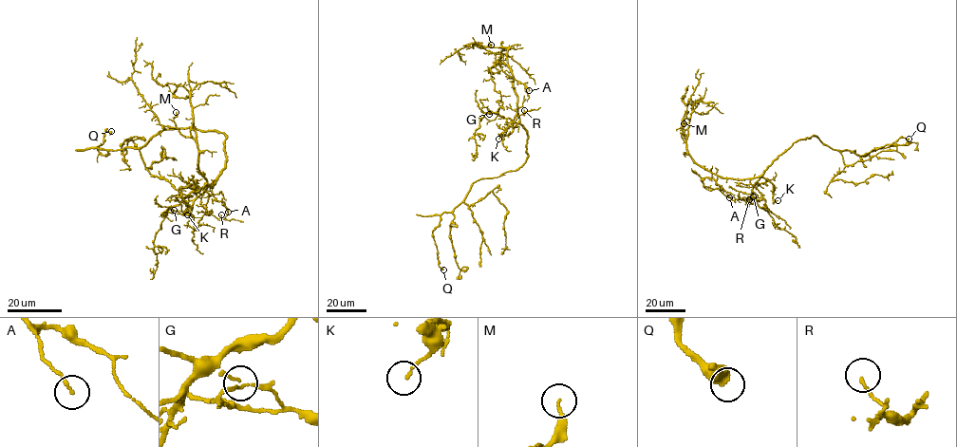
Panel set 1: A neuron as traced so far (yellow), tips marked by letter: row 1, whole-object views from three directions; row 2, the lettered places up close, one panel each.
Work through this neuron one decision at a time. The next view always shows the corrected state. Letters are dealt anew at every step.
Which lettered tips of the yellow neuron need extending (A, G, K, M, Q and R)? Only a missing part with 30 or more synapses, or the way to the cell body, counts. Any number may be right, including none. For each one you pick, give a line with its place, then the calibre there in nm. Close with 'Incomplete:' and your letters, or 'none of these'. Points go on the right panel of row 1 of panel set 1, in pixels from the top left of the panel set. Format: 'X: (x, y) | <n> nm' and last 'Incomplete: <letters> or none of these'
Incomplete: none of these

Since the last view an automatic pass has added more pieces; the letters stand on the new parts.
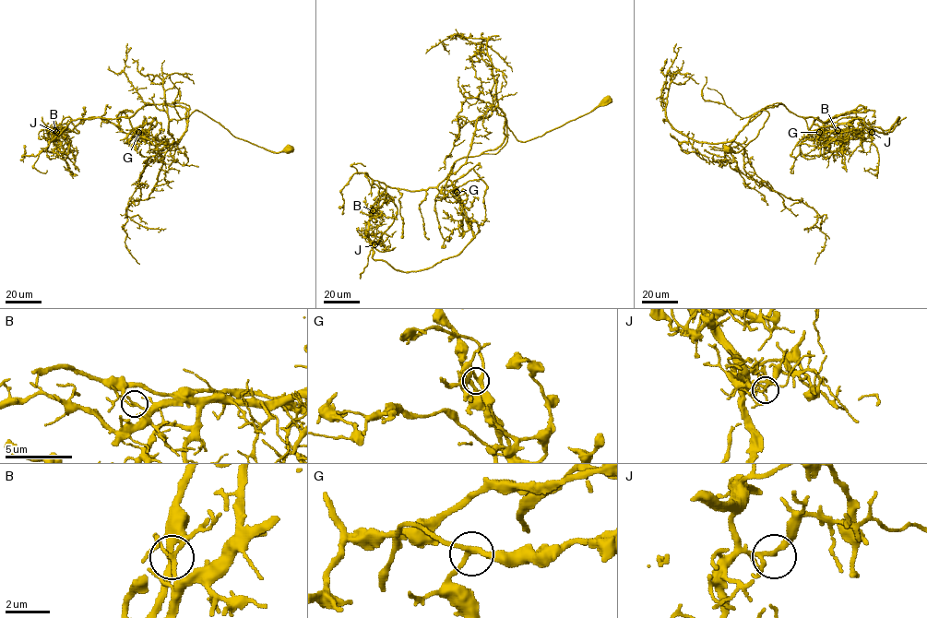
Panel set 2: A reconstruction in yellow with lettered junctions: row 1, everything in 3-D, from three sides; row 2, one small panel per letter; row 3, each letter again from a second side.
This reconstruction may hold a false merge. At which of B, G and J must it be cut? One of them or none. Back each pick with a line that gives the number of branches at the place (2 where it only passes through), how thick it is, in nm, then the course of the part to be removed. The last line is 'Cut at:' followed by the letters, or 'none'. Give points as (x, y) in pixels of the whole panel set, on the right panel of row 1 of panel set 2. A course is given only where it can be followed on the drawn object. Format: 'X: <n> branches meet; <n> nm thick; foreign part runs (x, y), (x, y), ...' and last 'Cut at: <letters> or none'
B: 3 branches meet; 150 nm thick; foreign part runs (837, 130), (885, 134), (899, 118), (883, 133), (853, 118), (844, 132), (819, 132), (807, 152)
Cut at: B

